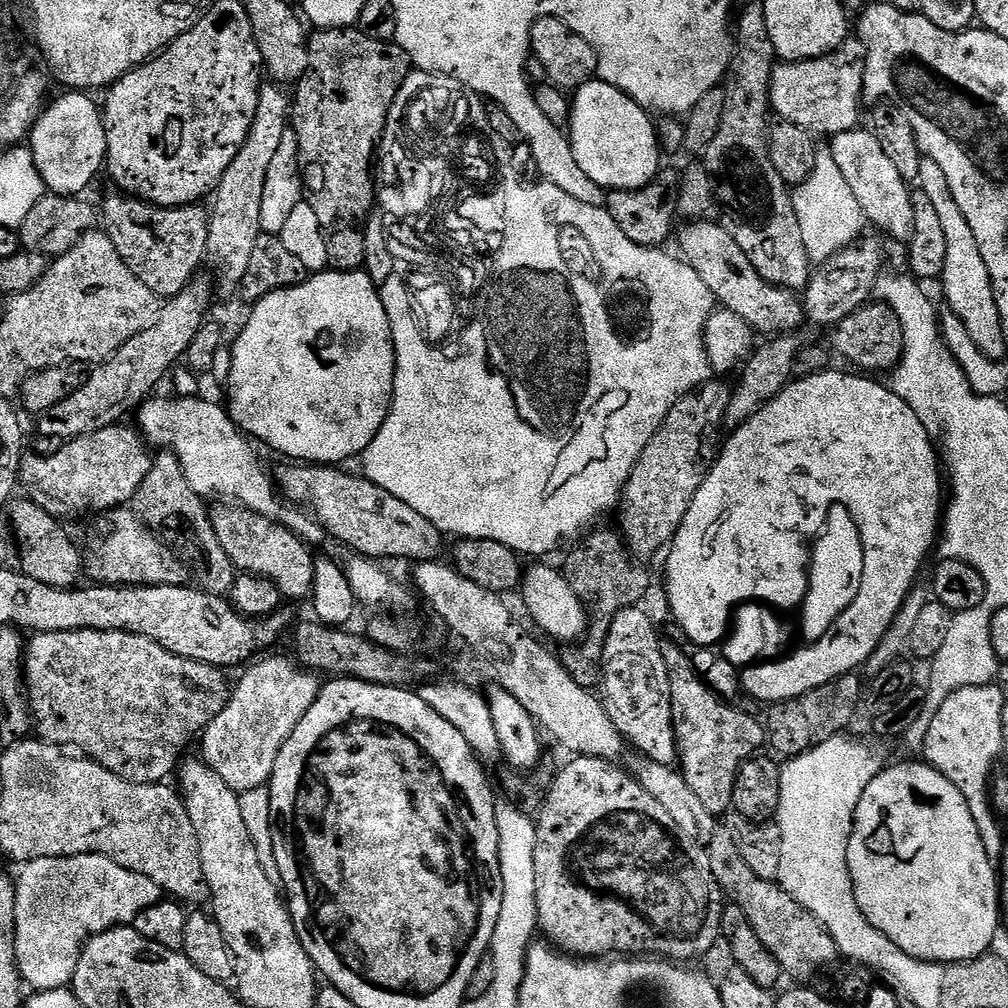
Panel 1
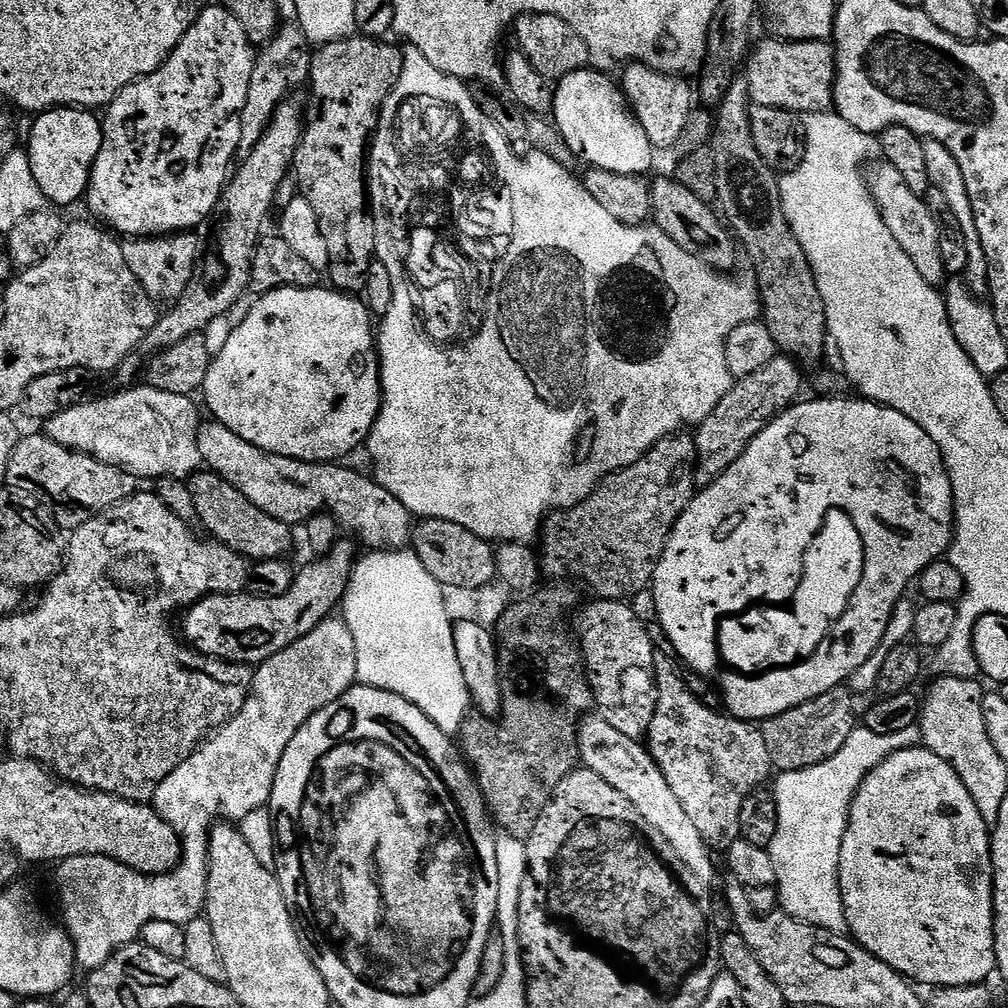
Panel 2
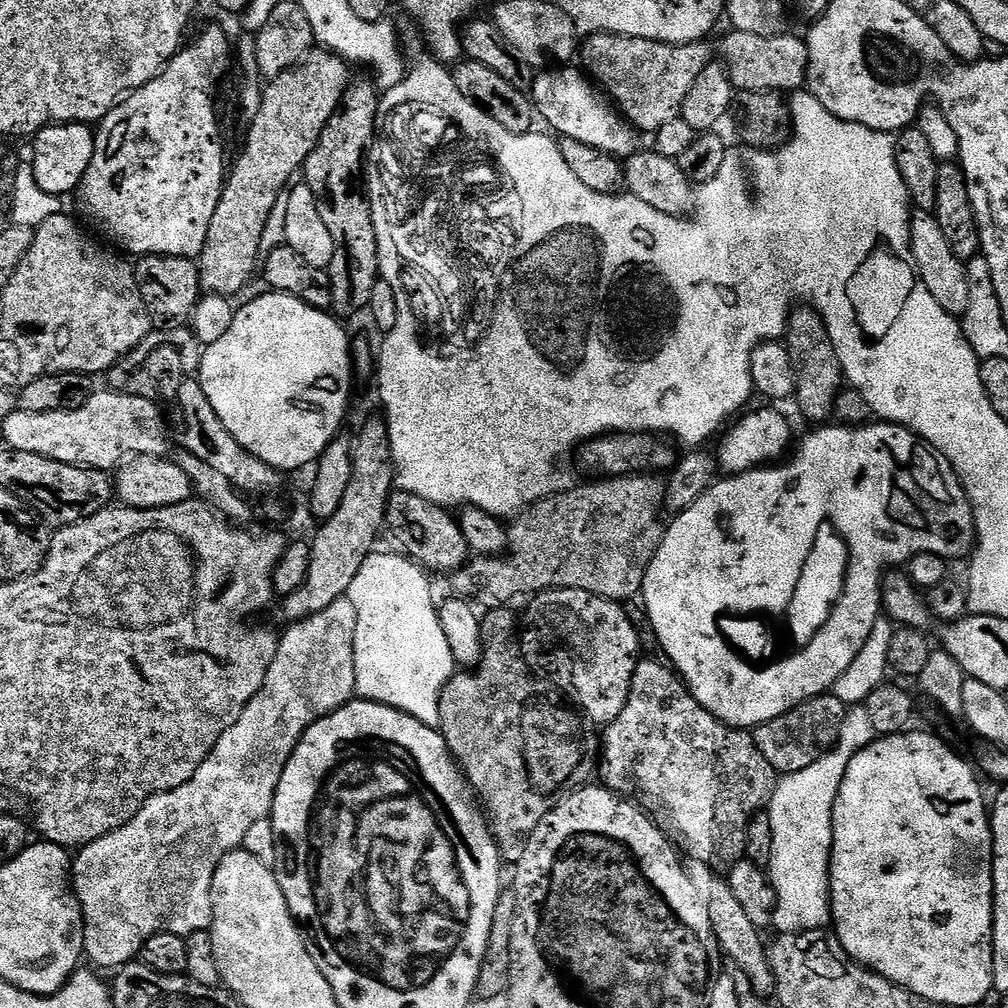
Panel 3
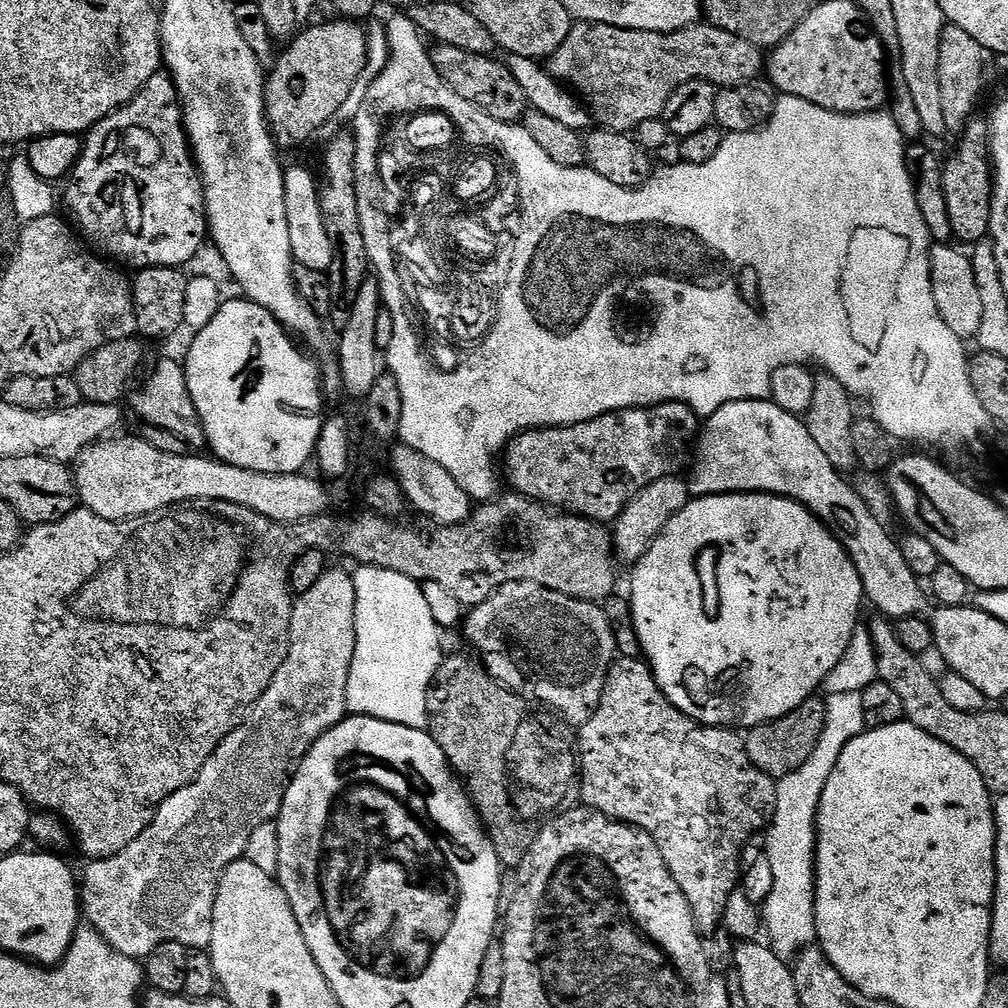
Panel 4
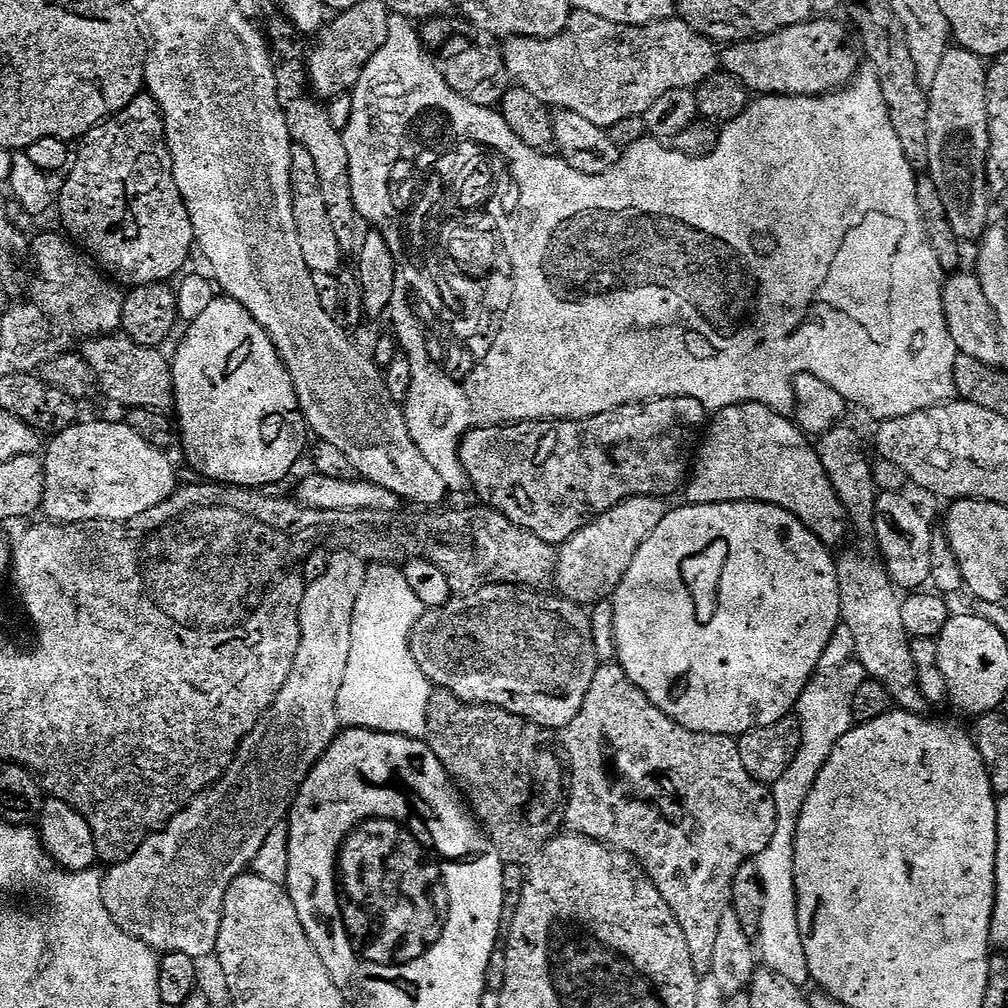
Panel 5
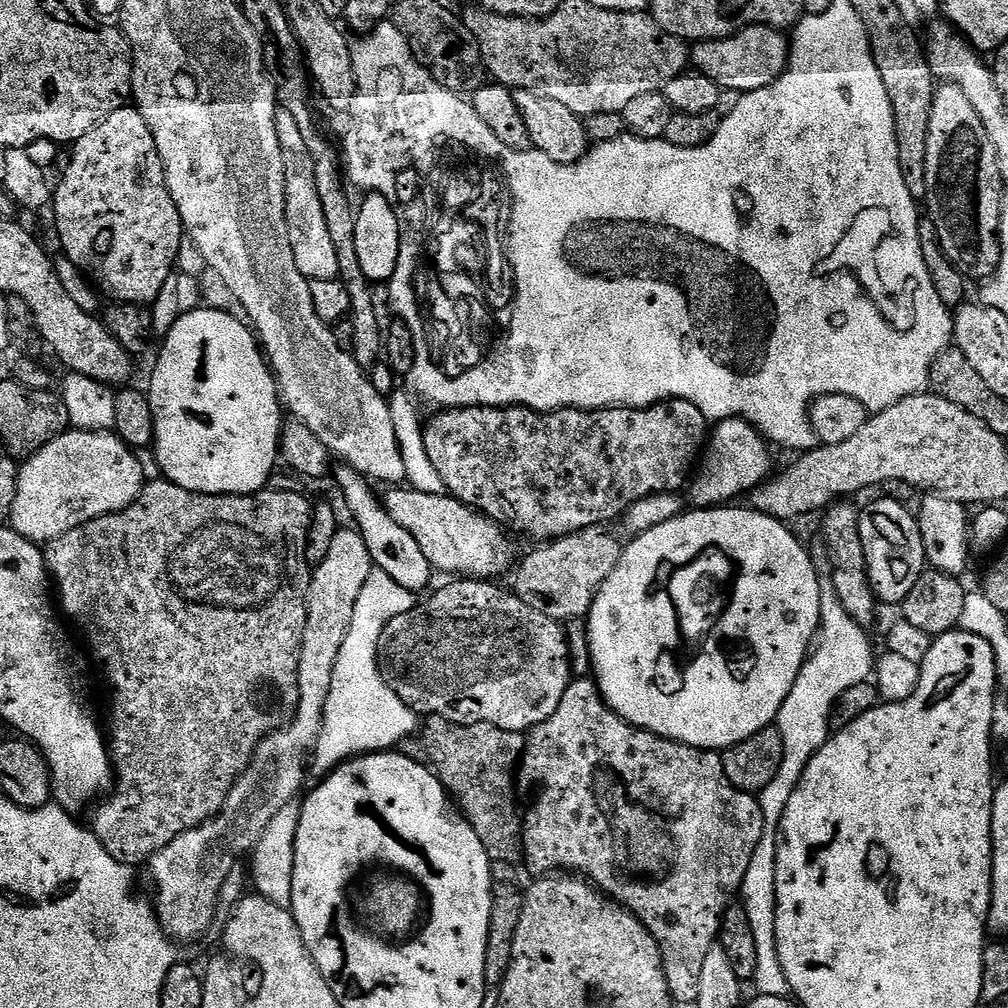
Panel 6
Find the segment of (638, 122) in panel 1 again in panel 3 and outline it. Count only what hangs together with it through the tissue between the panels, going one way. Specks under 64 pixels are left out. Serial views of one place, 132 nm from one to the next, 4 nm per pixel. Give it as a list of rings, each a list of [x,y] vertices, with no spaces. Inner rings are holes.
[[[560,66],[555,70],[541,71],[533,79],[530,99],[539,119],[541,121],[545,120],[553,128],[553,130],[551,129],[553,133],[561,132],[559,135],[565,140],[586,142],[586,146],[594,146],[594,150],[602,150],[606,154],[617,158],[635,156],[638,151],[638,145],[636,145],[637,129],[633,128],[631,123],[613,107],[609,97],[583,71],[580,72],[575,72],[572,66]]]

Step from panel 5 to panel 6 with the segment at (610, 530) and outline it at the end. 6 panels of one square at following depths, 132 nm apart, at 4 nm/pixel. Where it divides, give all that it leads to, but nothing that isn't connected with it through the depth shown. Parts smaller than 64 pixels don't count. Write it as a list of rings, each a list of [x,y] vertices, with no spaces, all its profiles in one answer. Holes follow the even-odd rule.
[[[604,526],[585,528],[572,536],[541,543],[520,564],[514,591],[534,610],[542,610],[550,618],[561,622],[587,617],[594,598],[618,566],[625,545]]]

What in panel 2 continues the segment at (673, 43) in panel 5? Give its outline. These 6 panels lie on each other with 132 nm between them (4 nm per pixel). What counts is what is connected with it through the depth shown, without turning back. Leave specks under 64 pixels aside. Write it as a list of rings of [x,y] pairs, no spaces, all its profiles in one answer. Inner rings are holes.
[[[767,39],[746,61],[749,101],[797,114],[829,111],[836,95],[835,47],[828,40]],[[631,63],[623,69],[622,87],[628,103],[635,112],[642,130],[646,130],[646,138],[650,138],[653,149],[675,149],[678,138],[682,138],[682,129],[694,110],[694,88],[687,79],[670,76],[651,68],[648,64]]]

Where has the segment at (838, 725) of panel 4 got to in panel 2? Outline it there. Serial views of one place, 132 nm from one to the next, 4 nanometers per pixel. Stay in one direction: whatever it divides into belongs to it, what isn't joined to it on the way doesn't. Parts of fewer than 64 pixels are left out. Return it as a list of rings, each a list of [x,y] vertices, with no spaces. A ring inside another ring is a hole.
[[[919,723],[908,727],[906,730],[898,730],[898,734],[874,734],[874,730],[863,726],[857,726],[850,734],[850,738],[846,738],[846,746],[842,746],[842,750],[838,750],[838,754],[834,754],[834,758],[830,758],[826,762],[822,762],[813,768],[806,770],[798,770],[797,772],[780,772],[775,777],[776,785],[774,791],[776,793],[776,801],[778,802],[778,830],[774,834],[774,842],[770,846],[772,857],[774,858],[774,866],[776,867],[775,887],[780,888],[780,904],[779,907],[787,912],[789,916],[795,920],[802,920],[806,924],[813,924],[819,928],[825,928],[831,932],[839,932],[841,934],[848,932],[848,919],[844,913],[844,903],[842,902],[842,894],[840,893],[840,851],[842,850],[842,838],[844,832],[848,828],[848,811],[852,809],[852,799],[856,796],[856,791],[862,786],[862,782],[872,771],[875,770],[882,761],[893,756],[898,750],[906,750],[907,748],[921,747],[921,725]]]

